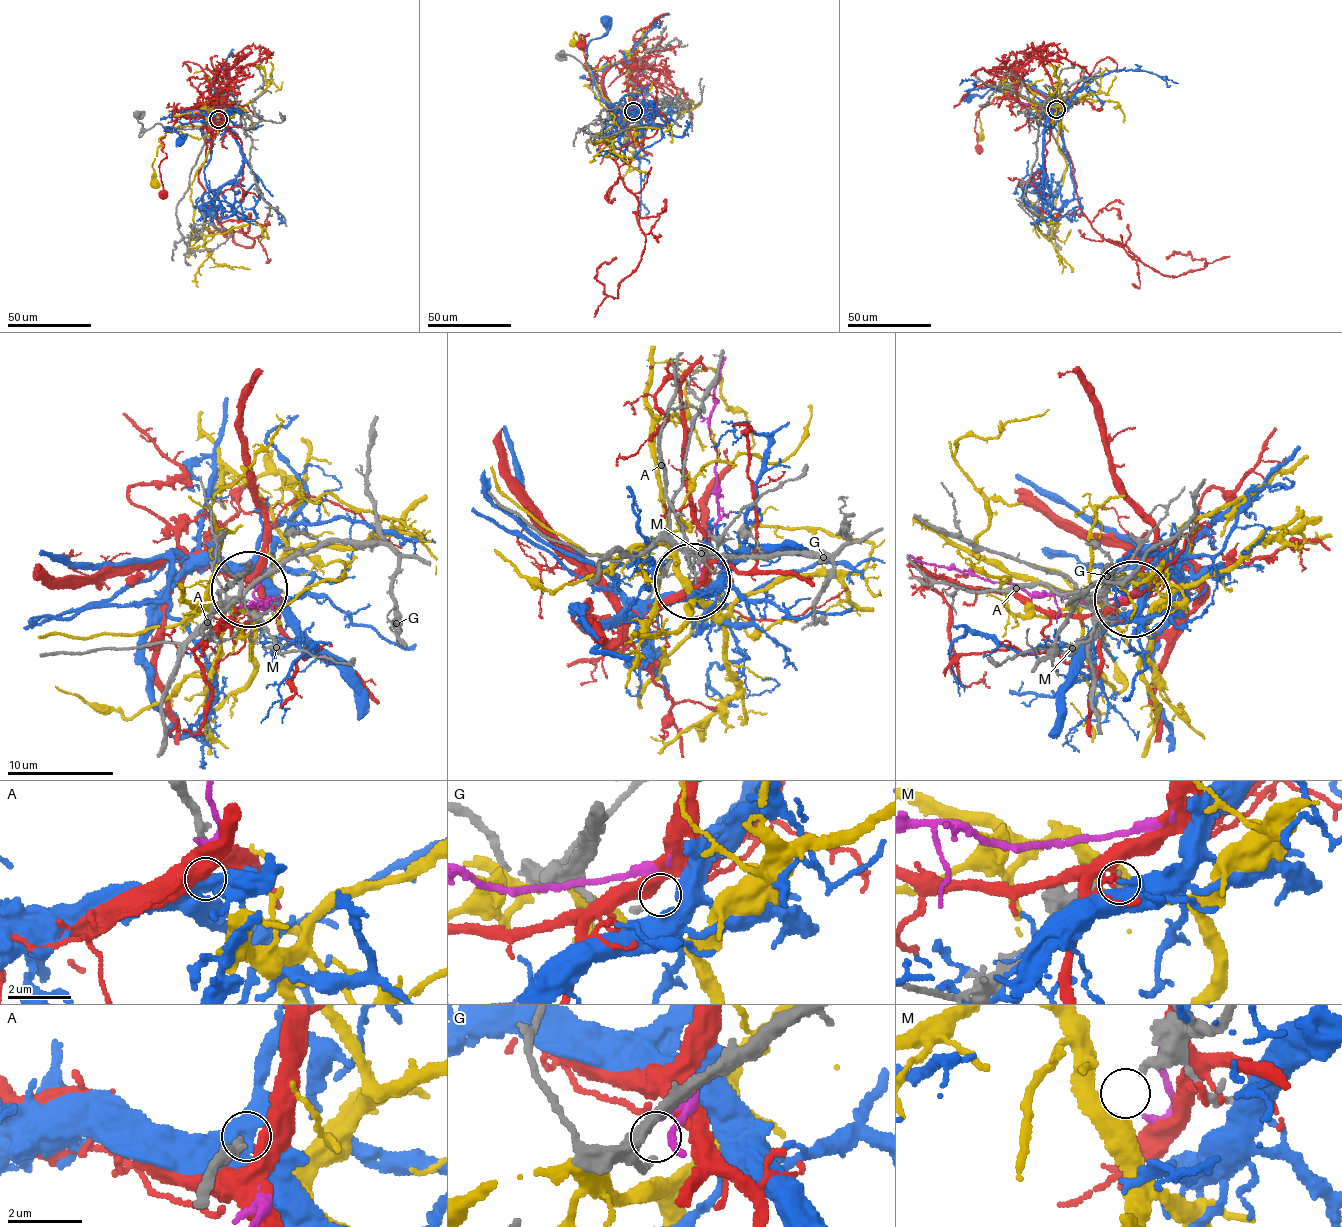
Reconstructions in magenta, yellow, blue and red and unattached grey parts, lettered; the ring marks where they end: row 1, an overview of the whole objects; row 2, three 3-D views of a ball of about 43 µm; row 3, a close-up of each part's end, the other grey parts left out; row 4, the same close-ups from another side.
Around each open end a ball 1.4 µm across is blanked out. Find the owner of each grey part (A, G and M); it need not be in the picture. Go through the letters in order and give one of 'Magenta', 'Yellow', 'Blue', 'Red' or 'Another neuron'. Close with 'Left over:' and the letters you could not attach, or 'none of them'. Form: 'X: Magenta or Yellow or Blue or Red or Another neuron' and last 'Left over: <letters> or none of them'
A: Blue
G: Another neuron
M: Yellow
Left over: G

